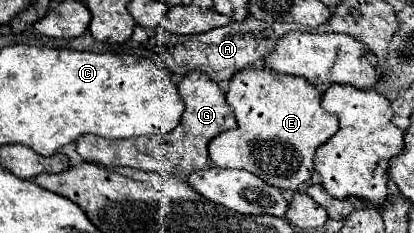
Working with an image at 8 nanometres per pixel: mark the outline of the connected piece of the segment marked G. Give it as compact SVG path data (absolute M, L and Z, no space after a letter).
M199 71L187 73L187 77L183 77L183 81L179 83L179 95L185 101L185 111L181 115L181 125L177 125L173 131L155 137L137 137L137 139L121 139L121 141L103 139L97 135L83 135L77 139L77 153L85 161L99 163L103 167L123 165L141 171L169 173L179 179L187 179L193 171L209 169L211 163L209 163L207 145L219 133L227 129L235 129L237 121L233 109L231 105L227 105L219 85Z

